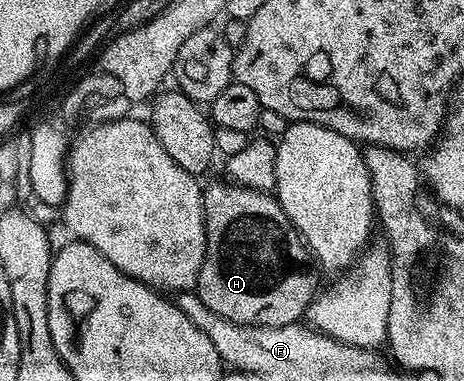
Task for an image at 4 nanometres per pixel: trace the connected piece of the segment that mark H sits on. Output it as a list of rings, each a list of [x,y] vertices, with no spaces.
[[[227,180],[216,182],[212,187],[203,191],[204,195],[204,227],[206,228],[206,256],[202,260],[202,268],[198,272],[198,280],[194,293],[218,316],[235,324],[235,326],[269,326],[278,328],[279,326],[291,326],[299,323],[305,317],[309,304],[315,299],[318,293],[316,287],[316,274],[313,263],[310,261],[308,247],[305,246],[300,233],[292,227],[291,220],[286,216],[286,212],[280,203],[276,201],[271,193],[262,190],[251,190],[245,186],[235,185]]]

